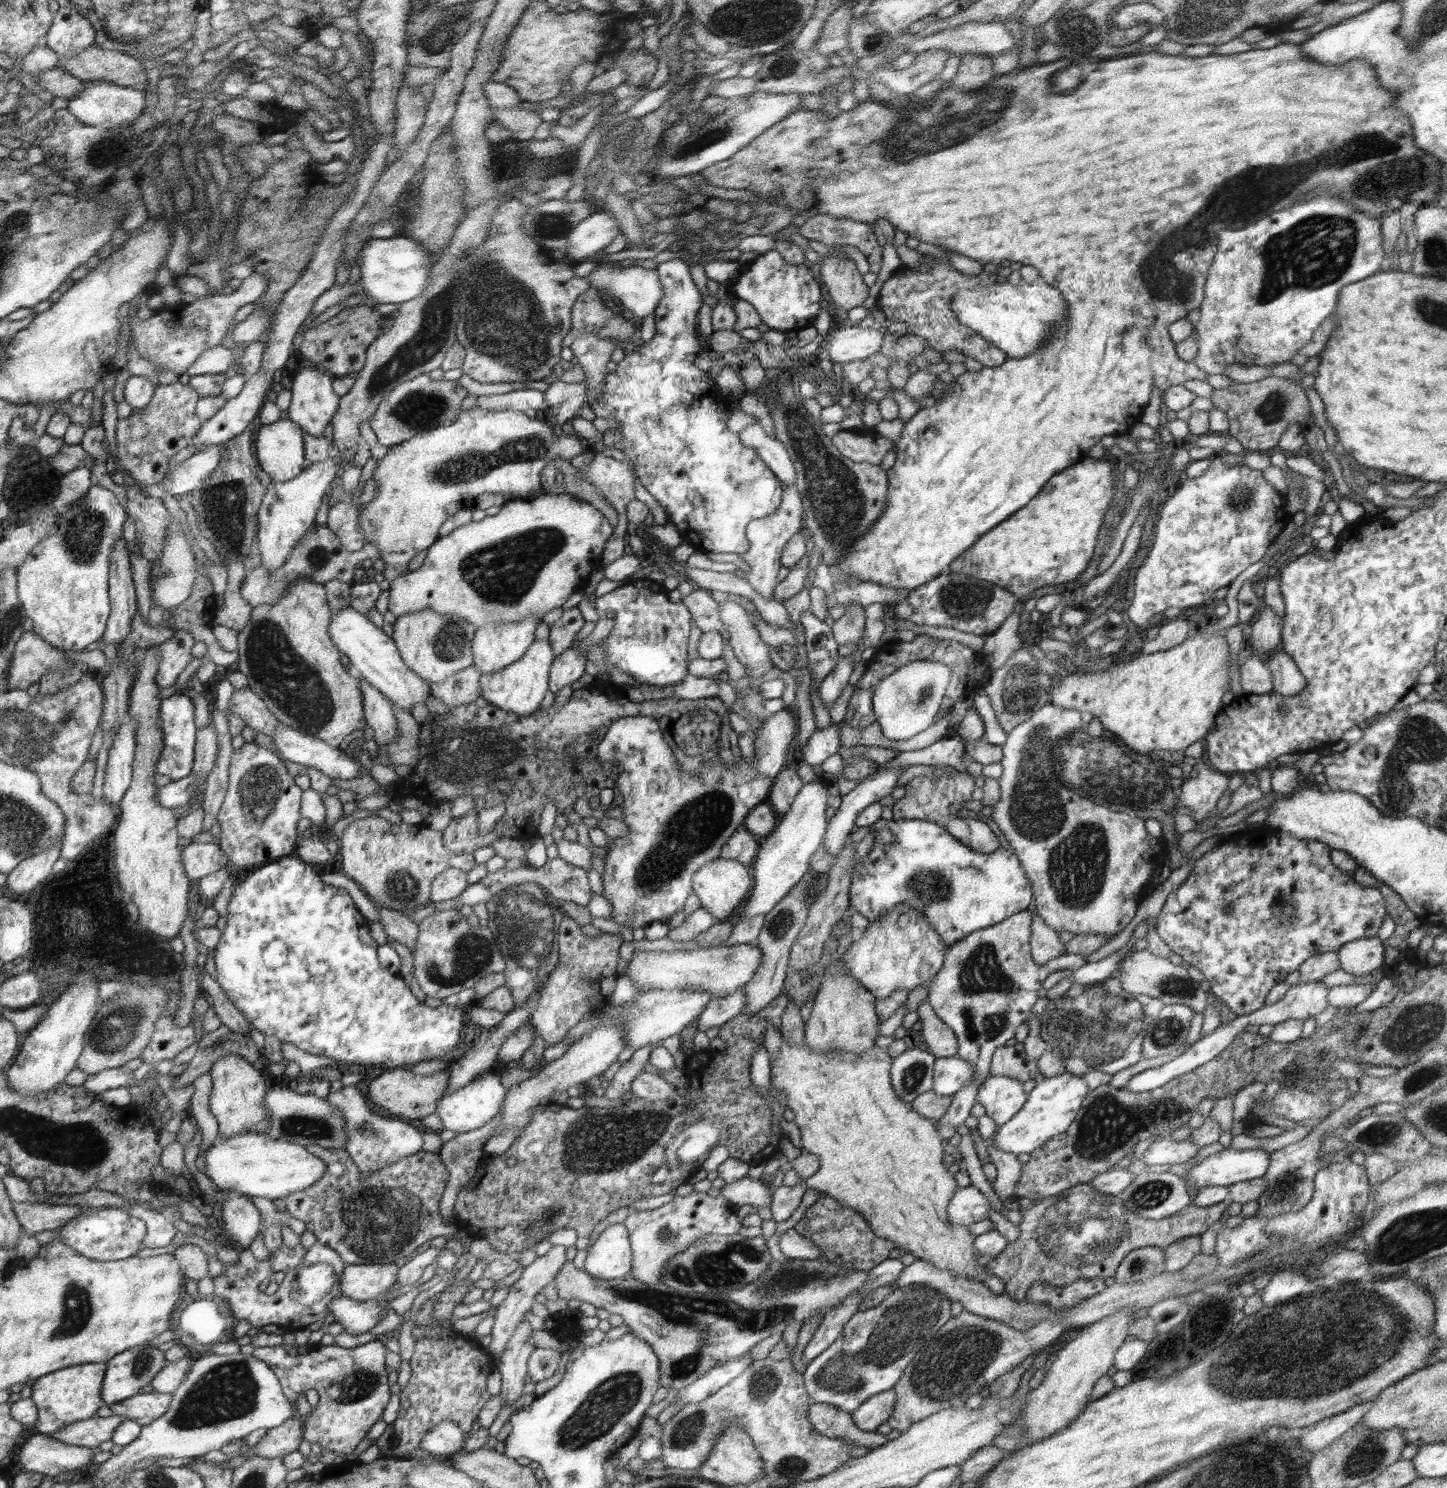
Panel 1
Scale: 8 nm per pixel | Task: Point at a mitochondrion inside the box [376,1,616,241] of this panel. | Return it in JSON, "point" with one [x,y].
{"point":[433,42]}

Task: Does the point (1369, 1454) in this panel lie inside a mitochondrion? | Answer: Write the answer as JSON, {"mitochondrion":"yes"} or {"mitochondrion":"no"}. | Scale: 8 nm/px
{"mitochondrion":"yes"}

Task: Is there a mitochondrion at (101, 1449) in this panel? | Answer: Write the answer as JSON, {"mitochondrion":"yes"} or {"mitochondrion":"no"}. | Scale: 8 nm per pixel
{"mitochondrion":"no"}

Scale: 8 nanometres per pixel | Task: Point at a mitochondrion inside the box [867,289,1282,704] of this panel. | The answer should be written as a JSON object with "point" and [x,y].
{"point":[962,600]}

